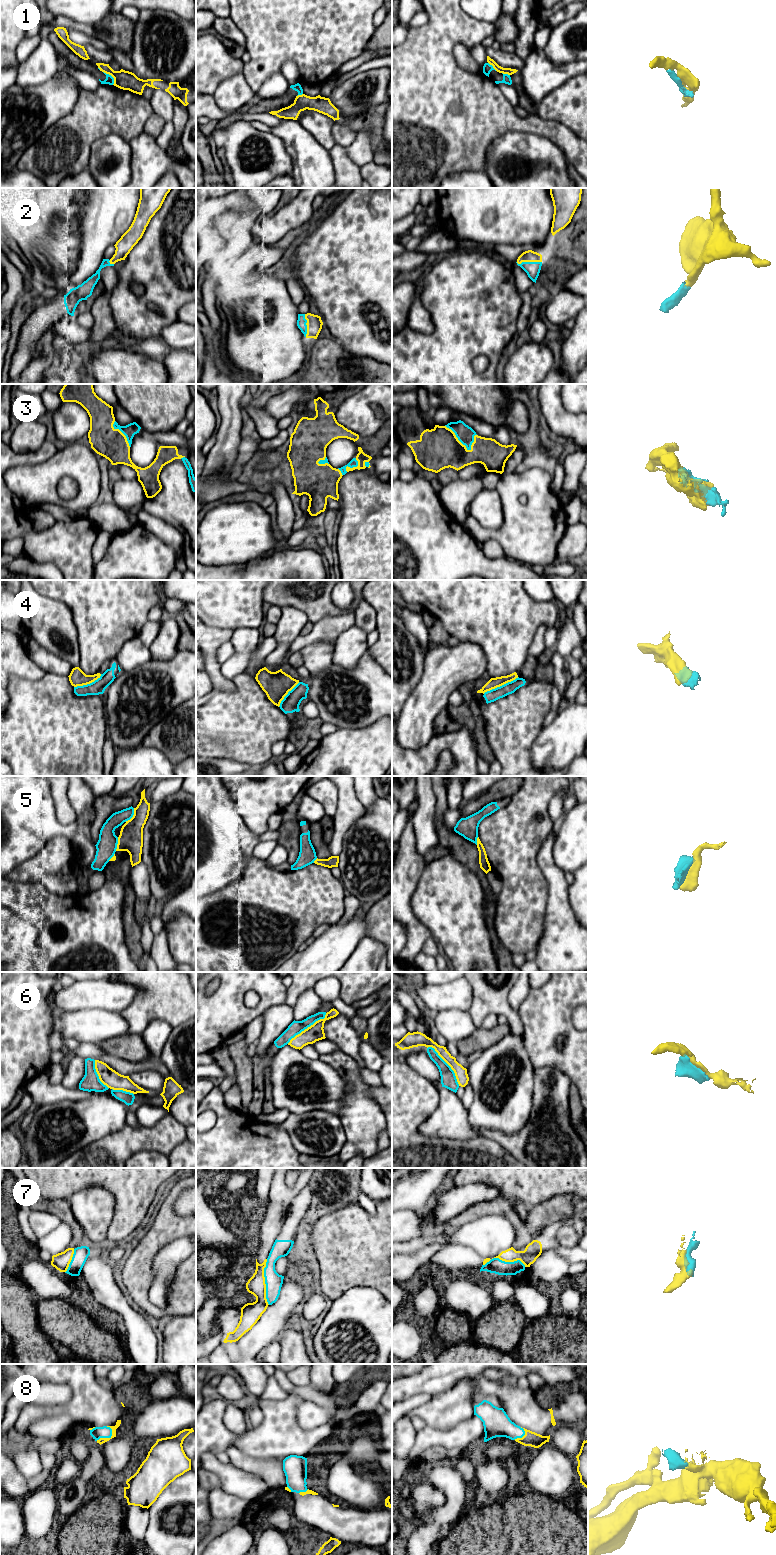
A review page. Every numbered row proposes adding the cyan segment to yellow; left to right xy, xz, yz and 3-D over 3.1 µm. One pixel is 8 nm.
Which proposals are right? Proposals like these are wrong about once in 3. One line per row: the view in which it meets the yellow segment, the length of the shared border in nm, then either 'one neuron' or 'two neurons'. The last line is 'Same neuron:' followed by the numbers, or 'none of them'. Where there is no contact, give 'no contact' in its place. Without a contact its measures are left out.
1: contact in xy; length 140 nm; two neurons
2: contact in yz; length 200 nm; one neuron
3: contact in yz; length 300 nm; one neuron
4: contact in yz; length 320 nm; two neurons
5: contact in xy; length 130 nm; two neurons
6: contact in yz; length 400 nm; two neurons
7: contact in xz; length 360 nm; two neurons
8: contact in xy; length 160 nm; one neuron
Same neuron: 2, 3, 8

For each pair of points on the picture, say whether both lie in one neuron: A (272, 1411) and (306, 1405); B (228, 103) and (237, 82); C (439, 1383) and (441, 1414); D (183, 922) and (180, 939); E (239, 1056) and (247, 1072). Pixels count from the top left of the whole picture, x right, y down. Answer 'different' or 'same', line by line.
A: different
B: same
C: different
D: same
E: same

